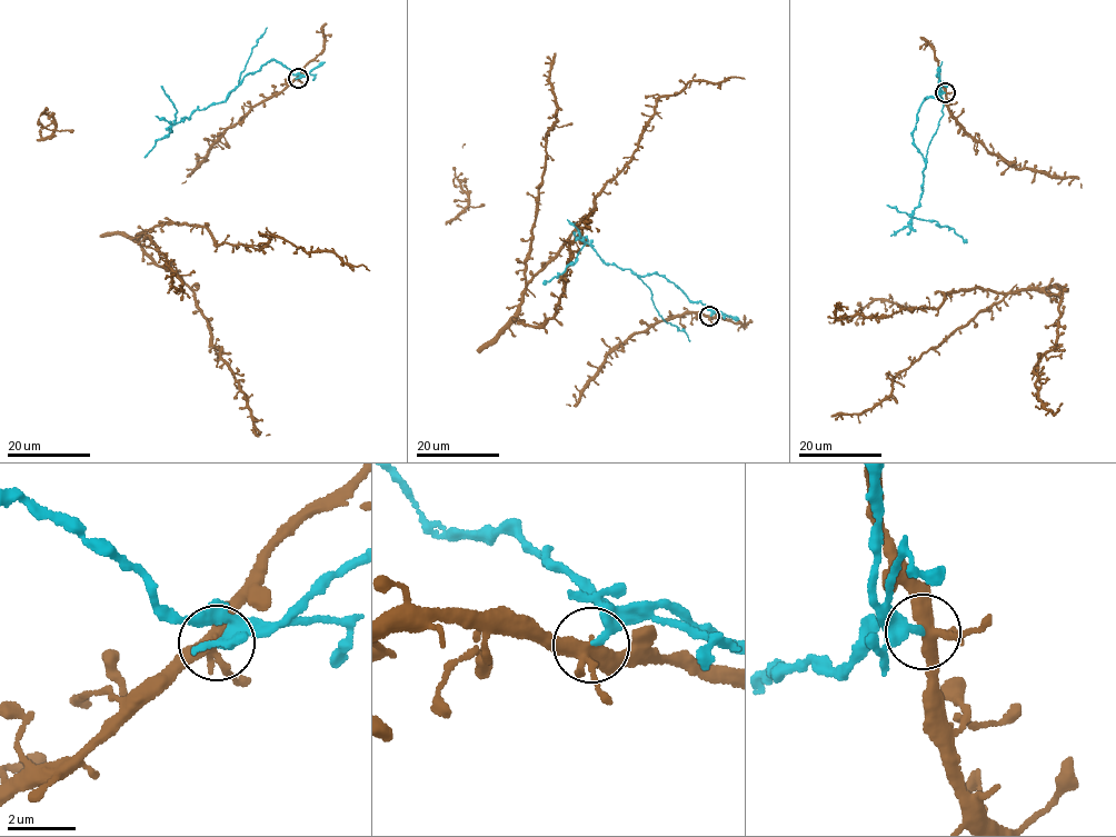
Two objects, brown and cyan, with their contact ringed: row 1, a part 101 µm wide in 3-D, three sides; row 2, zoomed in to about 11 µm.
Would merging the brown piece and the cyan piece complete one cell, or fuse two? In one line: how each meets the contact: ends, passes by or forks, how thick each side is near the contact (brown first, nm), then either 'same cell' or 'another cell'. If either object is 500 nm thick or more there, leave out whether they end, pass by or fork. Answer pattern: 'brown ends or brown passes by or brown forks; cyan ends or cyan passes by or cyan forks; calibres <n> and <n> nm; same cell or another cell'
brown forks; cyan ends; calibres 360 and 300 nm; another cell

